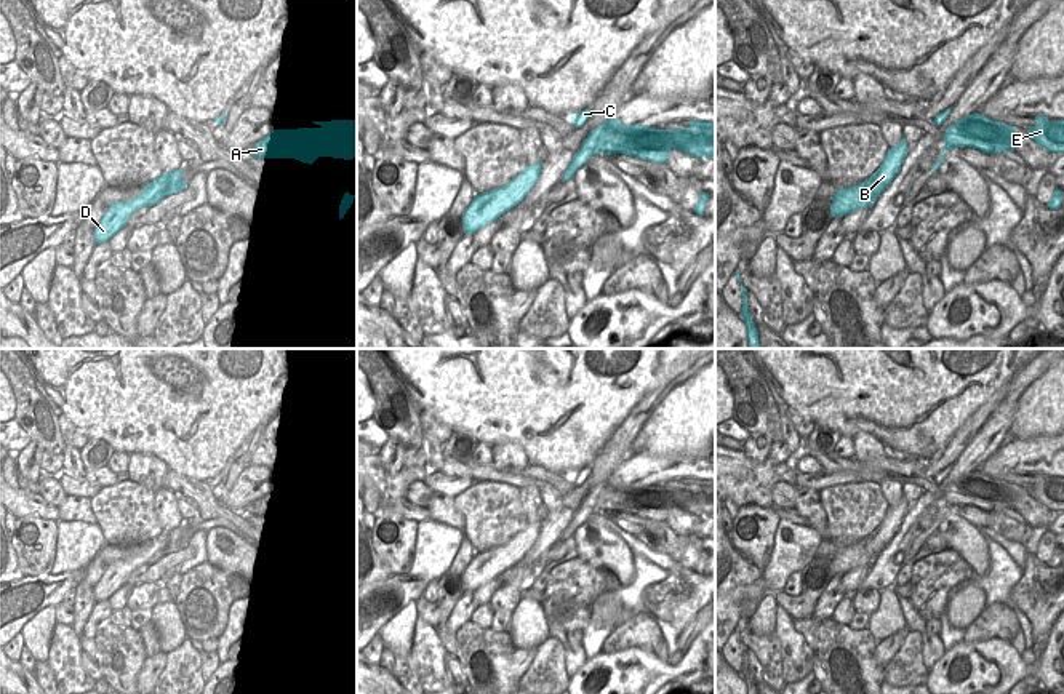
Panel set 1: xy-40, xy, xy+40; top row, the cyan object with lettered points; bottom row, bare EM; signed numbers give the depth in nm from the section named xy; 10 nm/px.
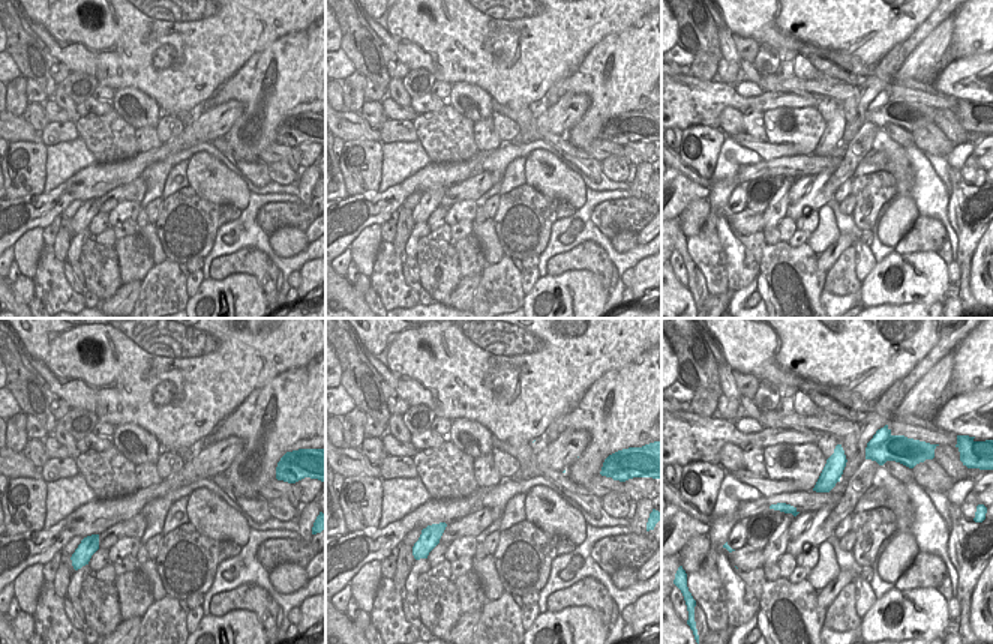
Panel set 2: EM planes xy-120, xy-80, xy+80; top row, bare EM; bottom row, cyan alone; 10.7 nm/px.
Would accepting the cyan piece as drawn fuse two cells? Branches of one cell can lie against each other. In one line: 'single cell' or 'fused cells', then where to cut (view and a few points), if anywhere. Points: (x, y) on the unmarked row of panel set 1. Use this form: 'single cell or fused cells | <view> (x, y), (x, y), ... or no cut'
fused cells | xy+40 (853, 544), (860, 544), (874, 560)

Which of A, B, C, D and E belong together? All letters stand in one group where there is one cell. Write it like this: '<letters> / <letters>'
A B C E / D

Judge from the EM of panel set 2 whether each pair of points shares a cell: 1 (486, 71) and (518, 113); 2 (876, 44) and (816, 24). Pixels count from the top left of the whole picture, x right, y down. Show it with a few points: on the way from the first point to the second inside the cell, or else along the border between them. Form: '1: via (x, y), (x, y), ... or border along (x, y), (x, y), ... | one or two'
1: border along (492, 98), (501, 104), (528, 107) | two
2: via (873, 24), (836, 24) | one

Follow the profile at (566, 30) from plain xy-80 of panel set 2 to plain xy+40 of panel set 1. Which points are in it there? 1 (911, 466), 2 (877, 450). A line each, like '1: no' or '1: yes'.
1: no
2: no

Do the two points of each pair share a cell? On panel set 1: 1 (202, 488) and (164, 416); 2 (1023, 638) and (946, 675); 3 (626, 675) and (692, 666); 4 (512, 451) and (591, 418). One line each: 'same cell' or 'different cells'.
1: different cells
2: different cells
3: same cell
4: different cells

